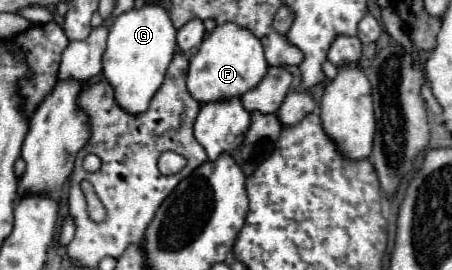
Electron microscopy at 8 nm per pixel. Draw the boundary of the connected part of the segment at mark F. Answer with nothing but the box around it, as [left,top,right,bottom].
[186,23,268,103]

